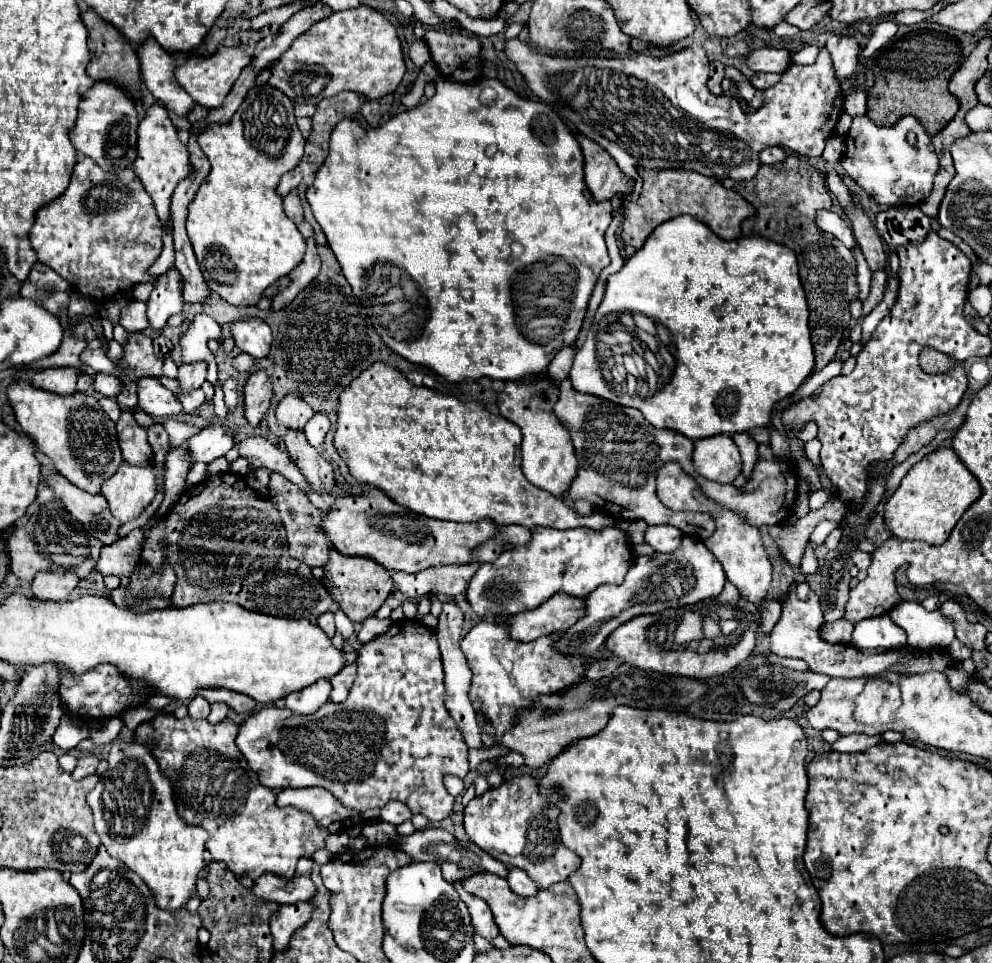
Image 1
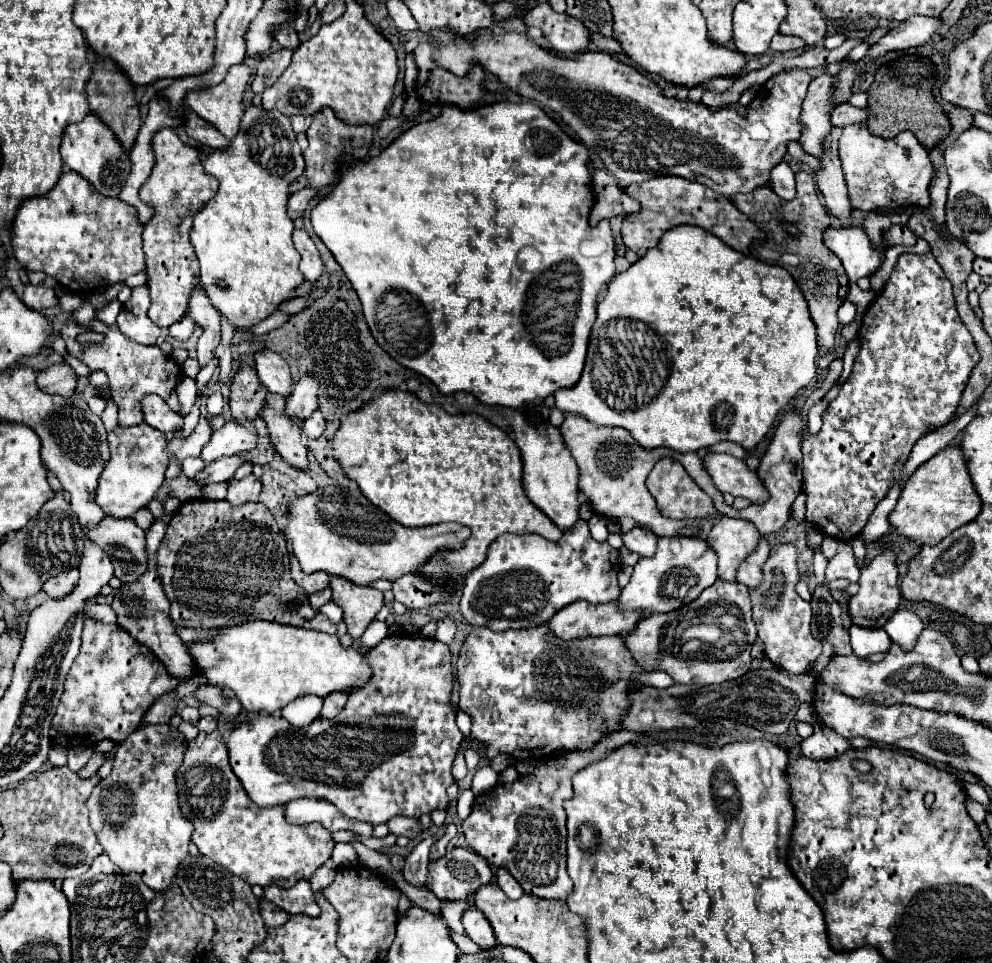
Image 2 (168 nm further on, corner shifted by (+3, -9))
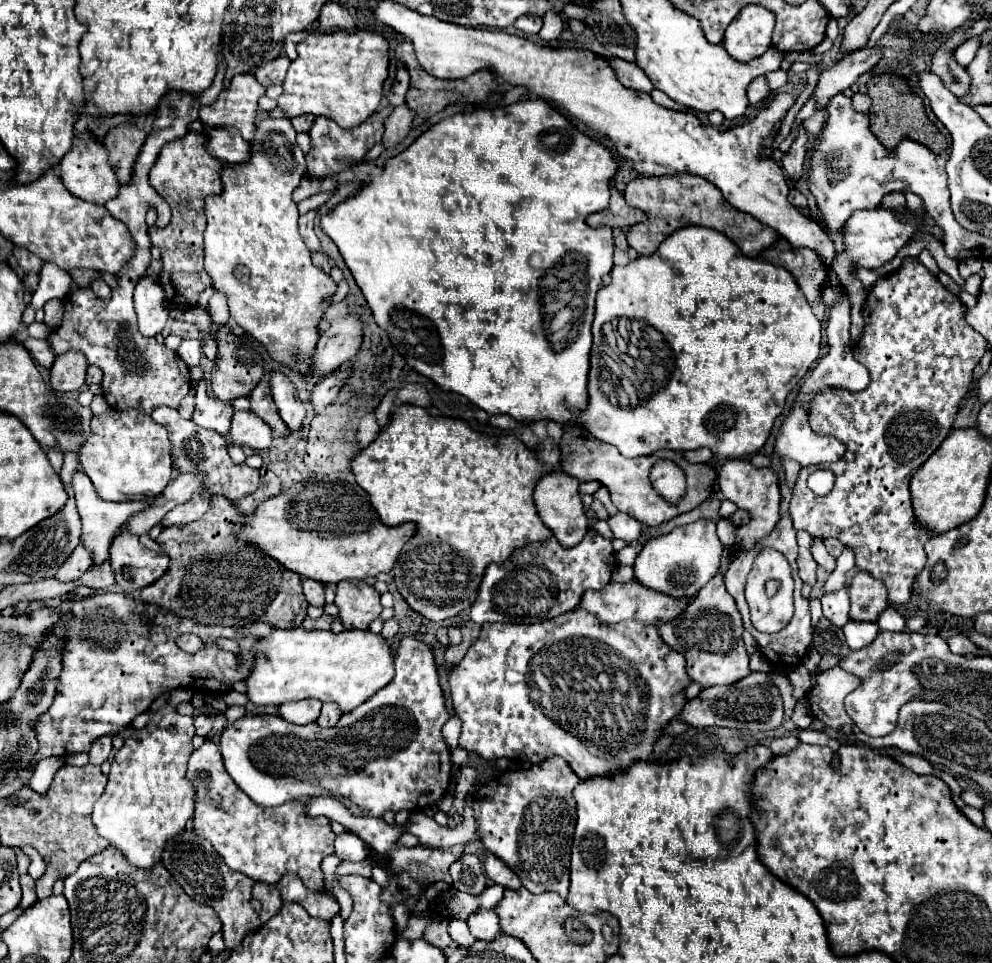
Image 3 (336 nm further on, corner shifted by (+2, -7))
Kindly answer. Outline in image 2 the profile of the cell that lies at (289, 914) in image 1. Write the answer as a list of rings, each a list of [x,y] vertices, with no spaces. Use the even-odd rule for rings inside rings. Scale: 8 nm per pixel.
[[[261,900],[261,916],[265,920],[267,928],[279,928],[281,924],[285,924],[289,920],[289,914],[283,912],[281,908],[275,908],[275,904]]]

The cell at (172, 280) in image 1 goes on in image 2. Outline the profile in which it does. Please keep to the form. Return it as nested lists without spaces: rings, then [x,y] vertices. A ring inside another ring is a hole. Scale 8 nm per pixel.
[[[163,128],[153,136],[155,166],[147,182],[139,190],[139,198],[153,208],[151,220],[145,224],[143,250],[147,258],[147,286],[151,292],[149,318],[159,326],[175,324],[187,308],[187,300],[193,284],[197,282],[199,262],[191,252],[187,238],[191,224],[181,224],[187,216],[193,216],[217,190],[217,180],[205,174],[201,160],[197,160],[197,148],[183,144],[173,128]]]

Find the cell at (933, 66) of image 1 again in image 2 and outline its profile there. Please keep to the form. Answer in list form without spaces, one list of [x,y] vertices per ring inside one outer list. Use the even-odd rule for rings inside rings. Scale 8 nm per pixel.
[[[907,54],[879,66],[879,70],[875,72],[875,80],[869,88],[869,132],[881,138],[893,138],[903,130],[911,130],[927,150],[943,140],[951,132],[951,124],[933,96],[935,72],[935,64],[929,58],[917,54]]]

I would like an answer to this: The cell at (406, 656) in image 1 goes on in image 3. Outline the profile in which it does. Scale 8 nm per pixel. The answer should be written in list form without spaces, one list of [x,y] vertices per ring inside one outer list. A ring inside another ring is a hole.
[[[402,638],[398,650],[394,650],[394,662],[394,680],[356,710],[342,714],[334,728],[320,728],[314,722],[298,726],[280,716],[242,716],[226,724],[220,736],[226,772],[238,788],[260,806],[280,806],[288,800],[302,800],[306,796],[332,796],[348,804],[352,814],[372,814],[380,818],[386,810],[414,812],[436,804],[448,790],[452,762],[442,738],[442,726],[450,716],[438,684],[434,654],[424,642]]]

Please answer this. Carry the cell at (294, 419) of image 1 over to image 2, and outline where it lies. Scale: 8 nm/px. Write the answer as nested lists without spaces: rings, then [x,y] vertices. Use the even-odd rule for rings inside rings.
[[[305,376],[295,384],[291,396],[287,398],[285,414],[295,416],[299,420],[307,420],[317,410],[317,384],[311,380],[311,376]]]

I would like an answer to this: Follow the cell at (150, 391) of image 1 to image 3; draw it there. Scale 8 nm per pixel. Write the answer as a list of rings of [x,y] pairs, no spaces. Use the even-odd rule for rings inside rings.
[[[160,406],[152,412],[152,418],[162,424],[166,430],[168,430],[168,438],[170,438],[170,446],[172,446],[172,464],[178,472],[202,472],[204,474],[204,480],[202,480],[202,486],[198,492],[192,494],[192,498],[180,506],[176,506],[174,510],[170,510],[160,526],[162,528],[168,528],[168,526],[178,526],[178,524],[188,524],[188,522],[194,522],[198,520],[202,514],[206,514],[208,506],[210,506],[210,498],[214,494],[220,494],[228,500],[238,500],[242,496],[248,496],[252,494],[258,484],[260,484],[260,476],[258,476],[258,470],[250,468],[248,464],[234,464],[228,456],[228,450],[226,450],[226,438],[214,430],[206,430],[206,428],[200,428],[196,426],[192,420],[184,420],[178,410],[174,408],[168,408],[168,406]]]

